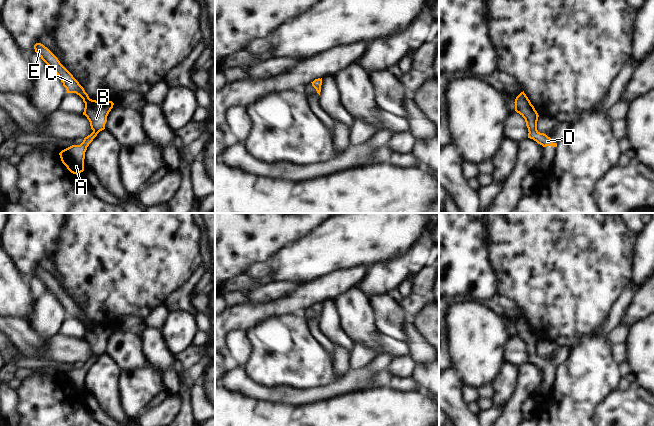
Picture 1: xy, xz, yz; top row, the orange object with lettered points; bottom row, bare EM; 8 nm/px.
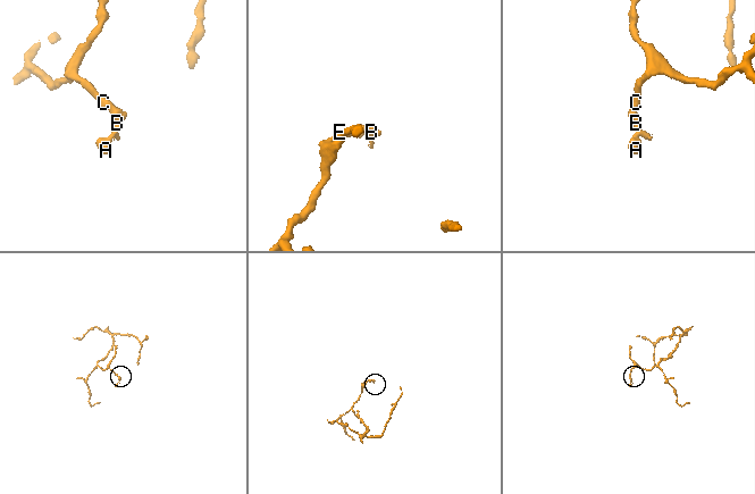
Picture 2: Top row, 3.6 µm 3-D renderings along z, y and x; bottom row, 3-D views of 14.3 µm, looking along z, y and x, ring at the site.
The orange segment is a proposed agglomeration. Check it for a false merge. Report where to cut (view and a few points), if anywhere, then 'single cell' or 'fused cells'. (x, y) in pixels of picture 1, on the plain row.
cut none; single cell

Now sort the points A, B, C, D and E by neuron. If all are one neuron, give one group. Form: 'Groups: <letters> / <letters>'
Groups: A B C D E

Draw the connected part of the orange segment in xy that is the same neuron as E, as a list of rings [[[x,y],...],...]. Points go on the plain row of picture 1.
[[[36,267],[34,273],[41,283],[55,295],[66,312],[67,317],[76,317],[85,327],[83,339],[89,344],[93,356],[85,361],[80,369],[72,369],[59,377],[61,385],[67,393],[71,397],[79,399],[84,395],[84,383],[87,371],[97,358],[105,353],[107,340],[113,332],[114,327],[107,324],[96,325],[90,323],[84,312],[47,271],[41,267]]]

